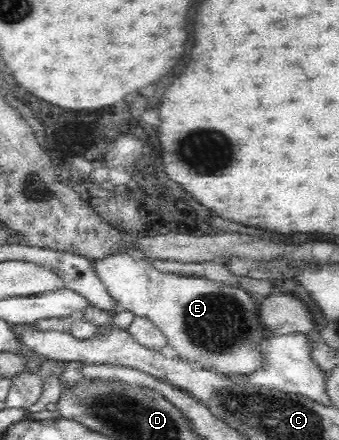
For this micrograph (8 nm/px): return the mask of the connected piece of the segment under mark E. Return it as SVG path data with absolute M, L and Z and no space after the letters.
M126 254L107 256L104 260L94 262L93 265L108 293L120 305L119 308L130 310L135 316L148 317L154 326L164 333L169 345L178 352L177 356L188 361L194 368L248 380L249 376L267 367L269 363L267 344L274 337L274 332L263 323L254 296L248 294L246 290L208 278L160 272L150 260L134 258Z

